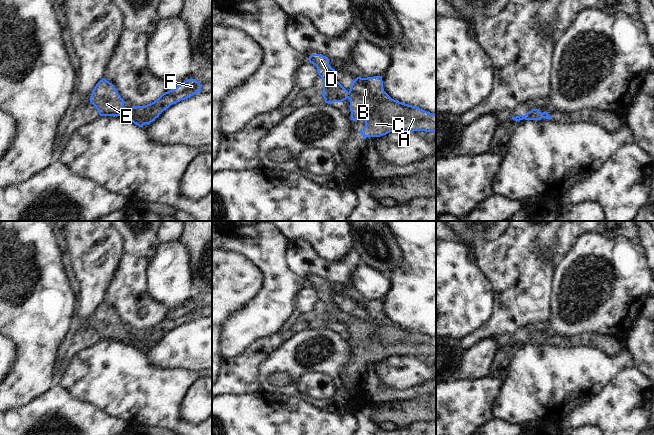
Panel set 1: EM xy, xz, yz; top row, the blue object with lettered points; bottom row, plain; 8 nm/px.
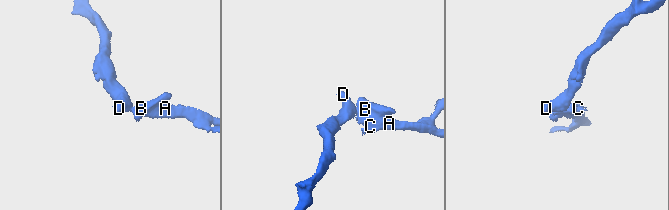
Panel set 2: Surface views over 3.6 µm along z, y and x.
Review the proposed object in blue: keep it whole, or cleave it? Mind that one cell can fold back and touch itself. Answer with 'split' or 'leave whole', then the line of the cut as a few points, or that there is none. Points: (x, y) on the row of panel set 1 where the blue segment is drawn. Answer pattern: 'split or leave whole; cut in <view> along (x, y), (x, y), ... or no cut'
leave whole; no cut

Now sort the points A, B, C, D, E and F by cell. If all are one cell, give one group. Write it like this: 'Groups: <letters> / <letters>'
Groups: A B C D E F.

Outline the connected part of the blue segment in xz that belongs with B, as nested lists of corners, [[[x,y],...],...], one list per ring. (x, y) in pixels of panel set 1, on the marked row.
[[[313,54],[309,62],[316,66],[323,79],[325,103],[350,100],[351,119],[365,121],[365,127],[360,130],[364,139],[393,131],[436,132],[436,114],[392,99],[383,89],[382,76],[357,77],[347,91],[335,79],[335,69],[330,66],[328,57]]]

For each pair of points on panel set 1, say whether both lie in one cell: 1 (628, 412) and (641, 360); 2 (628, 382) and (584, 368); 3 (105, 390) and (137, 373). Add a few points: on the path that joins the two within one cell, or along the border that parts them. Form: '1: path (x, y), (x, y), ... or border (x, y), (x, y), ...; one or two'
1: border (634, 366), (643, 375); two
2: border (633, 366), (621, 370), (597, 394); two
3: path (113, 382), (129, 381); one

